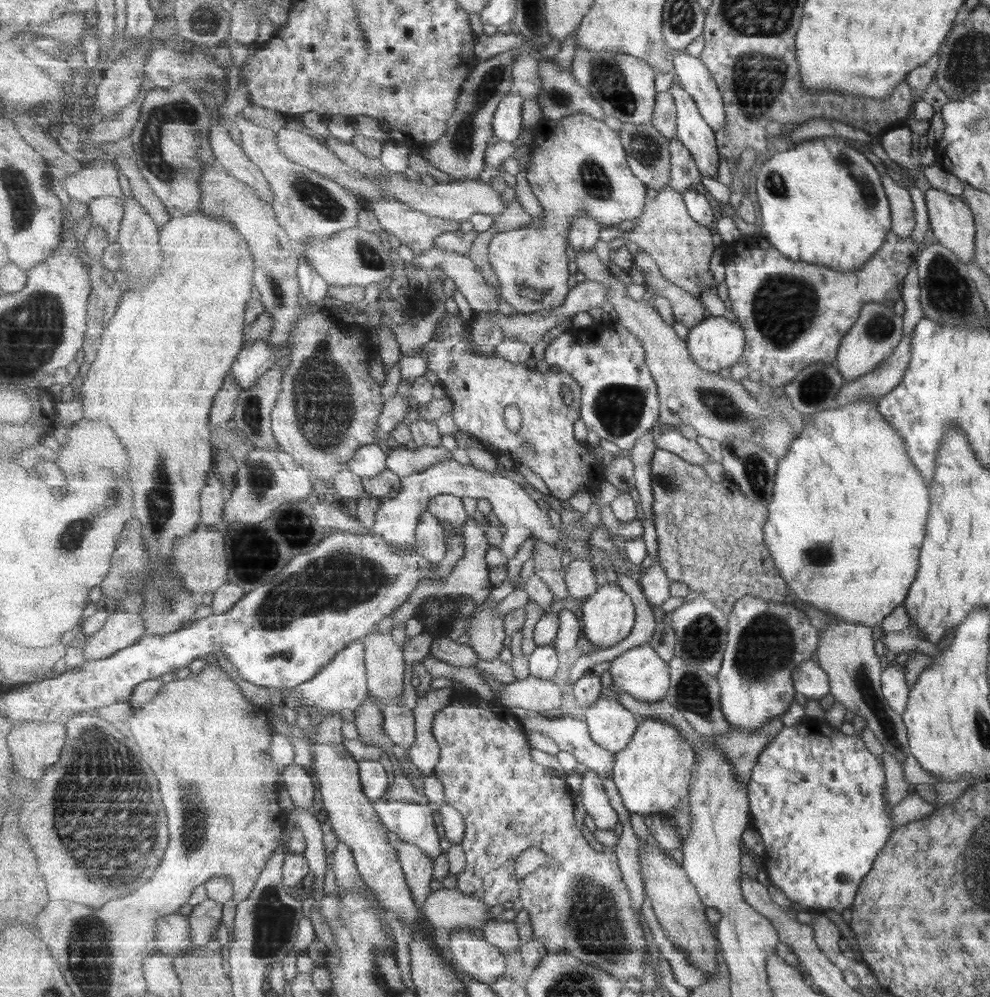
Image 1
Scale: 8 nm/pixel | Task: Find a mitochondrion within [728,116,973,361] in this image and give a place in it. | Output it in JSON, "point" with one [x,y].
{"point":[784,305]}

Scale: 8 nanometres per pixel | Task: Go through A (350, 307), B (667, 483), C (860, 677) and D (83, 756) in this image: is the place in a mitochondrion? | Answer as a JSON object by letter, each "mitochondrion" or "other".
{"A":"other","B":"mitochondrion","C":"mitochondrion","D":"mitochondrion"}

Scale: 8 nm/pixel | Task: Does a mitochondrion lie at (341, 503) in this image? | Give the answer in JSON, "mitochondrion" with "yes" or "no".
{"mitochondrion":"no"}

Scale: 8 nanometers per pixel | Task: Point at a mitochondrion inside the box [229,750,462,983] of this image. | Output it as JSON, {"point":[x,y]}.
{"point":[272,921]}

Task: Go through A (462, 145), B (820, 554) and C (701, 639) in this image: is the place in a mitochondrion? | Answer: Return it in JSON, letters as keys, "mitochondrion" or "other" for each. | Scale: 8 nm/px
{"A":"mitochondrion","B":"mitochondrion","C":"mitochondrion"}

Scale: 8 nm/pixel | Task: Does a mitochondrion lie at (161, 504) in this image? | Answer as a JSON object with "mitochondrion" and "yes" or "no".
{"mitochondrion":"yes"}

